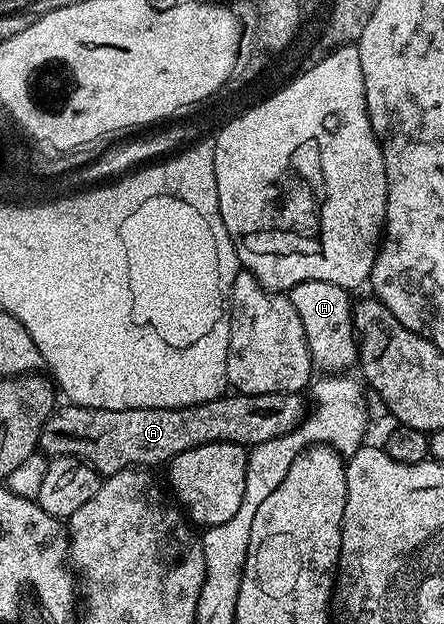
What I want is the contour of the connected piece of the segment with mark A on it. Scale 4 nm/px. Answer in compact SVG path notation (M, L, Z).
M226 393L220 399L199 403L196 407L175 409L91 409L76 405L61 405L54 410L43 425L39 447L46 456L66 455L96 469L98 475L108 477L130 469L149 469L152 463L168 464L176 455L204 443L238 443L252 449L260 443L290 435L301 426L307 414L306 396L292 395L243 395Z

